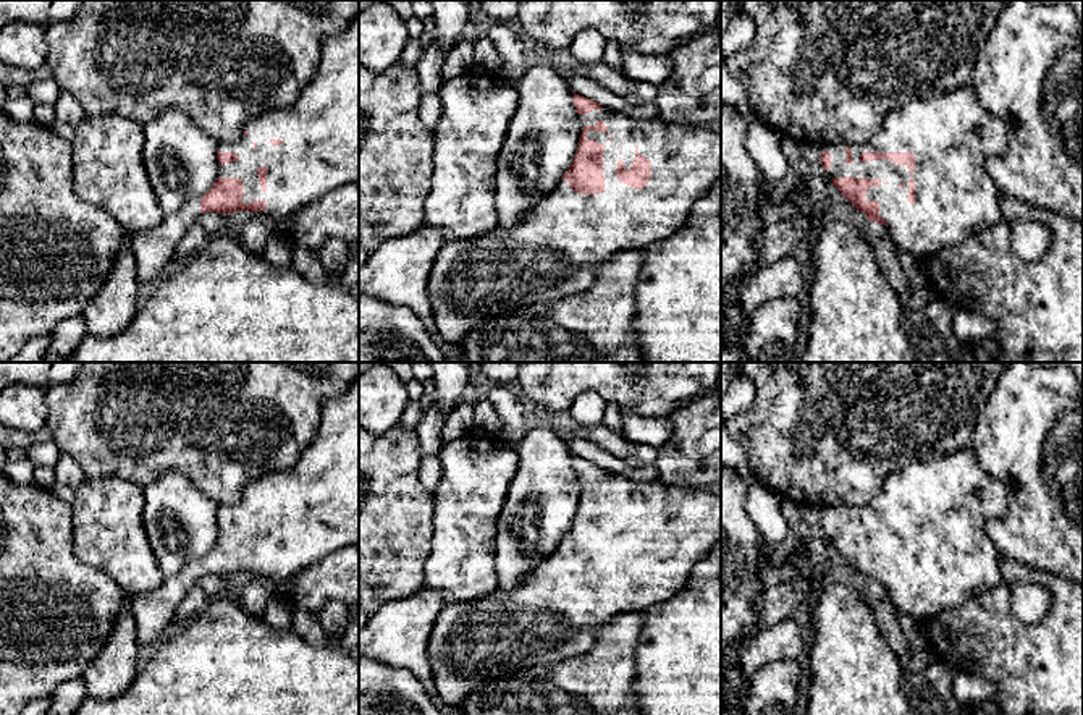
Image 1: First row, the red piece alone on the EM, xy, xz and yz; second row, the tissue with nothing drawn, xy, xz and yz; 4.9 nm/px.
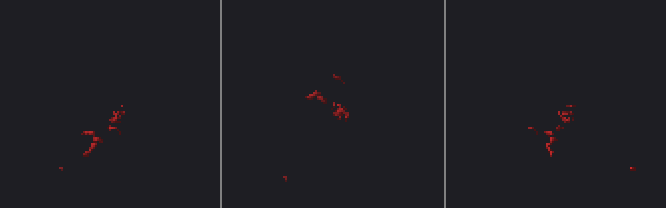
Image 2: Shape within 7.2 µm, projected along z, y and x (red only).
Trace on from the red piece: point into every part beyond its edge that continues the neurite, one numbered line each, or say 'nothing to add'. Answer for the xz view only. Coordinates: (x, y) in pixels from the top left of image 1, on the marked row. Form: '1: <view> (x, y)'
1: xz (548, 254)

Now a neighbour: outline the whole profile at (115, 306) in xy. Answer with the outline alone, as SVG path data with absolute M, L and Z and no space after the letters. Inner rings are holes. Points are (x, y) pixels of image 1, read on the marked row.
M128 246L116 254L103 286L82 312L86 335L107 340L123 332L136 317L141 296L136 257Z

